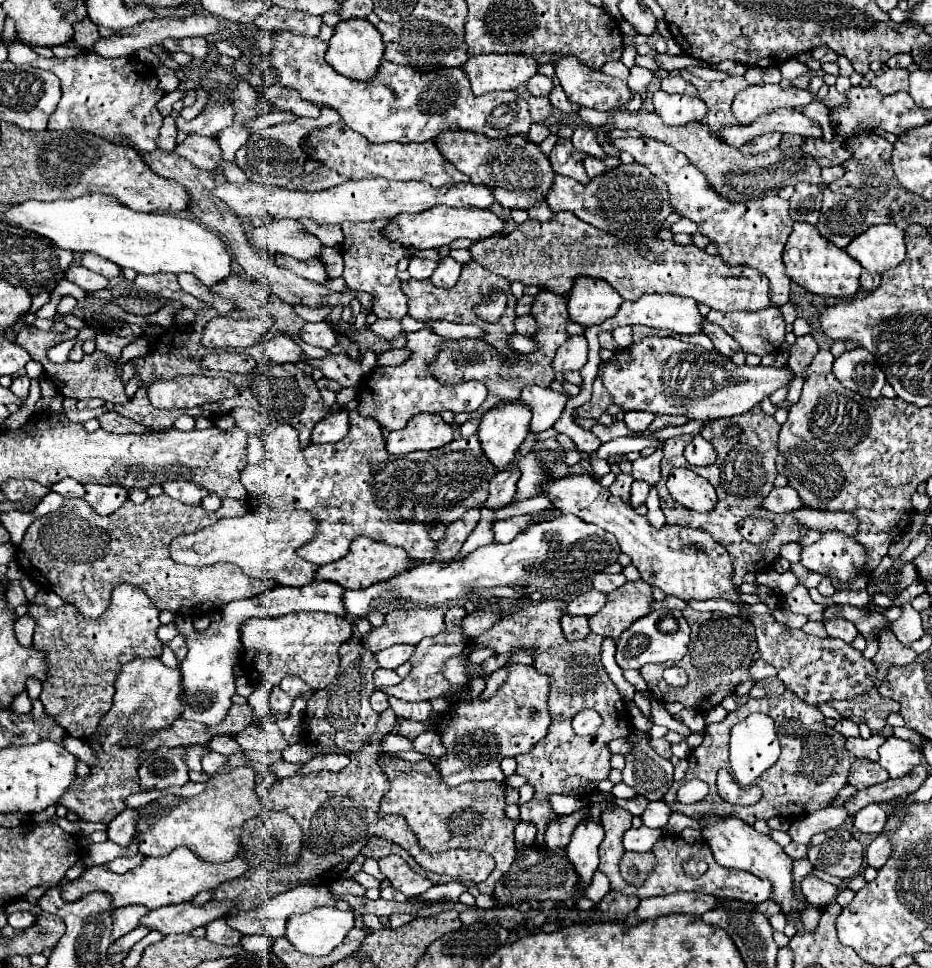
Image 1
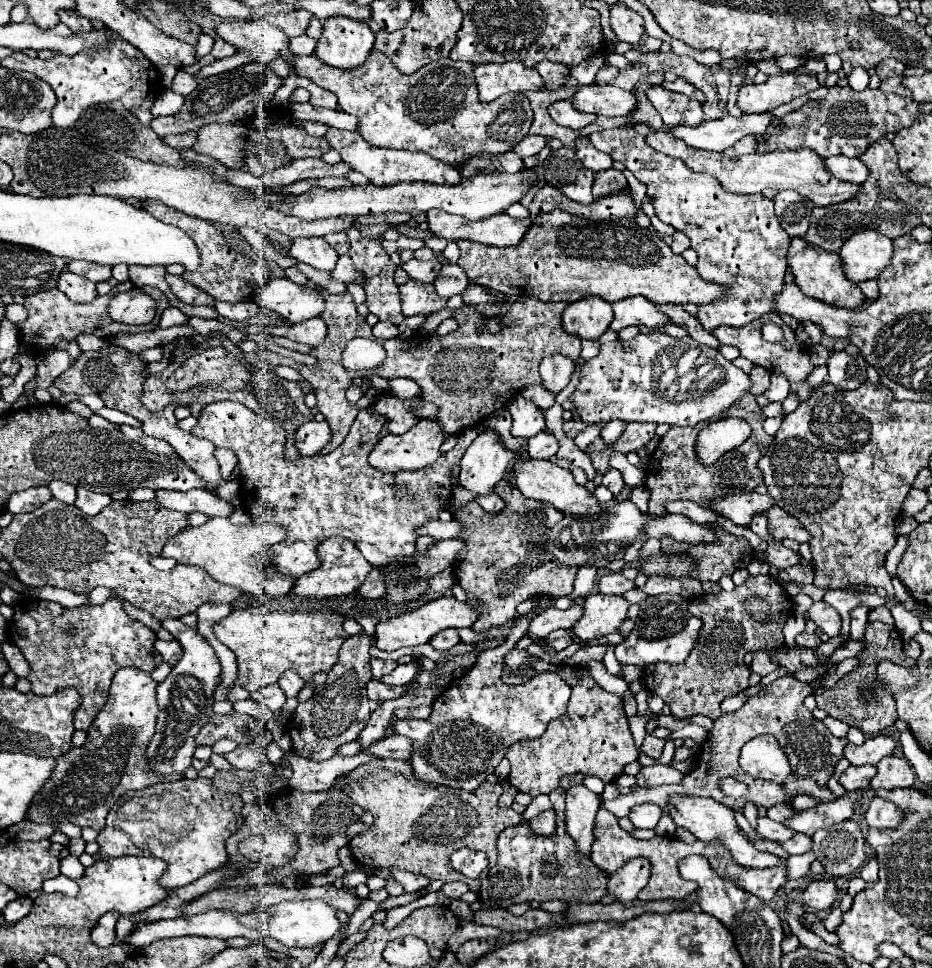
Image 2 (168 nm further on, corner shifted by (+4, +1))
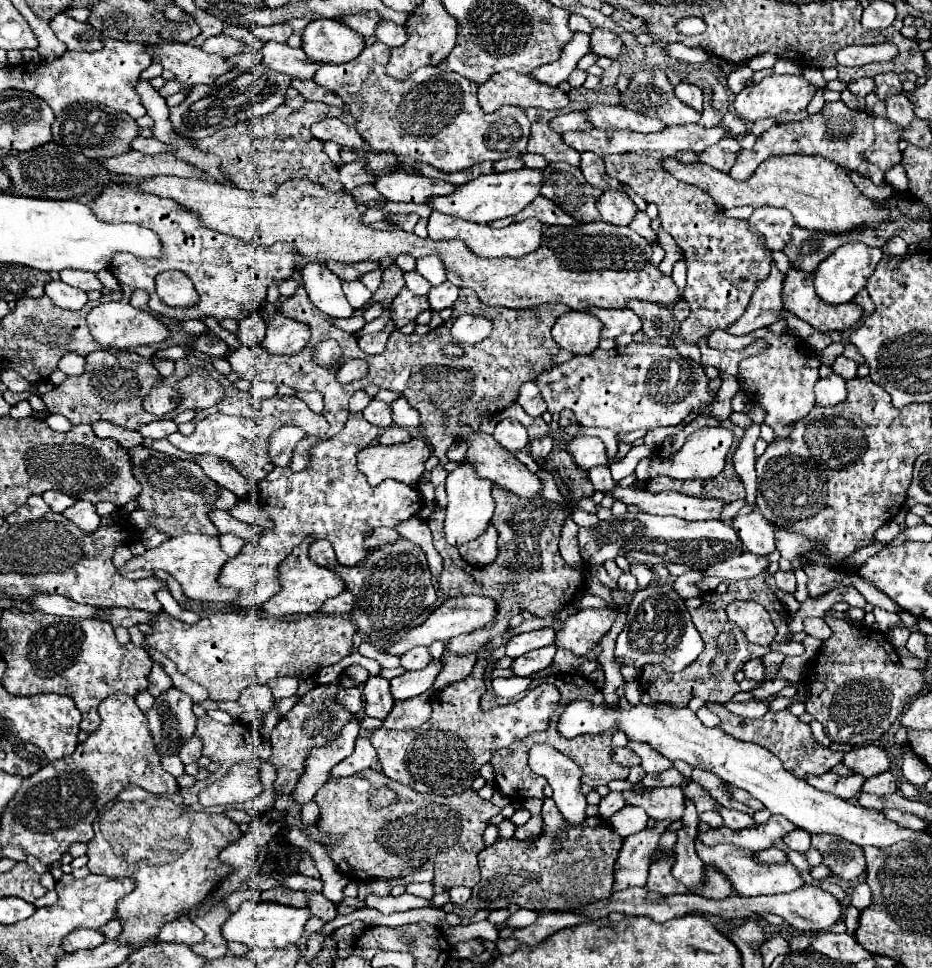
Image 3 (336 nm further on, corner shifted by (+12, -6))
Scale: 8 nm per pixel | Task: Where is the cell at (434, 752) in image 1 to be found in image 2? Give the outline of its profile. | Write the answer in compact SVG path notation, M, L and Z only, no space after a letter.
M389 734L383 740L371 744L365 752L375 754L379 758L401 758L401 760L411 760L413 752L413 742L407 736L399 734Z

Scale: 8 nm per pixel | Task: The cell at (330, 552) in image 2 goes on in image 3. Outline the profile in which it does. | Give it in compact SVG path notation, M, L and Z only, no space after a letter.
M302 542L287 555L285 561L279 563L279 585L281 585L281 591L277 595L273 595L269 601L263 603L261 609L267 615L283 617L283 615L293 615L293 613L315 613L315 611L319 611L319 607L323 605L325 599L337 597L345 589L343 581L339 581L339 577L335 577L335 573L315 565L307 557L308 548L308 543Z

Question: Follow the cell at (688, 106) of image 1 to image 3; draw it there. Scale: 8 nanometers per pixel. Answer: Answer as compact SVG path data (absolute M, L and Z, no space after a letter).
M645 69L645 71L639 71L631 77L627 89L621 93L621 99L619 99L619 105L635 111L635 113L641 113L641 115L647 115L647 117L657 117L661 121L665 121L669 127L671 125L685 125L685 123L697 123L701 113L697 113L693 107L689 107L687 103L679 101L675 97L675 91L673 91L673 85L669 83L667 75L663 69Z

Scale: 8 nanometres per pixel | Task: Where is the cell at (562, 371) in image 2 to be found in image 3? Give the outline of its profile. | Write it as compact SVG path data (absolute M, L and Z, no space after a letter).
M527 381L527 385L519 389L519 397L515 403L519 403L523 411L531 417L539 417L547 411L547 405L543 405L543 399L539 397L539 387L535 385L535 381Z

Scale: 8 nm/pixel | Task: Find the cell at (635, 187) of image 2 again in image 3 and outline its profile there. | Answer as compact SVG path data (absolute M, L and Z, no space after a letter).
M639 211L639 213L635 215L635 221L633 221L629 227L631 227L633 231L637 231L649 245L653 245L653 243L659 241L659 237L655 235L655 231L651 229L651 219L649 219L649 215L643 213L643 211Z

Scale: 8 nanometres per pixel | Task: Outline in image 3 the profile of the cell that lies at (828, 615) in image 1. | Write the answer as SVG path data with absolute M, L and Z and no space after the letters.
M805 617L803 619L803 631L807 635L813 635L813 637L821 639L821 641L831 637L831 629L829 629L829 625L821 617Z

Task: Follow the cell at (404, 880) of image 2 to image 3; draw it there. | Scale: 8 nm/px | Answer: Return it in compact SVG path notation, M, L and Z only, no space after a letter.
M411 883L411 885L407 885L407 893L423 897L423 899L431 899L435 895L431 883Z

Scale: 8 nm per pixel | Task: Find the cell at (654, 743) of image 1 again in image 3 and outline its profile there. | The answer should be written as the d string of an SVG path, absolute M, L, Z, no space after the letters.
M613 749L613 761L625 767L635 767L641 763L641 759L631 749Z

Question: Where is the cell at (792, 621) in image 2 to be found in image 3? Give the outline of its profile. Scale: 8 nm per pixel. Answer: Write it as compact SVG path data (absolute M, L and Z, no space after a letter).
M751 659L751 661L747 661L745 667L743 667L743 673L745 673L745 677L749 677L749 679L763 681L763 663L761 663L761 659Z

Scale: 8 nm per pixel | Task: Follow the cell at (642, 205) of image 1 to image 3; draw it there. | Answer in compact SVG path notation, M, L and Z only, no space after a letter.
M539 195L529 207L525 207L519 215L513 217L513 221L525 221L525 219L539 219L545 225L563 225L563 227L575 227L577 221L573 217L567 217L551 199Z

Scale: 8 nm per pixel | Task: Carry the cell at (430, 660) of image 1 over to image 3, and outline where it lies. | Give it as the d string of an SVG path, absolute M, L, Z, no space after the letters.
M351 687L351 689L341 689L337 695L335 695L335 701L347 709L349 713L361 713L361 707L363 707L363 699L361 699L361 691L357 687Z

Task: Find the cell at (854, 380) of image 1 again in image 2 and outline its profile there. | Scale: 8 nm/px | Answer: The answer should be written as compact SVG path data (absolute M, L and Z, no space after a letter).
M833 352L827 362L827 380L841 390L855 390L867 380L867 362L861 354Z

